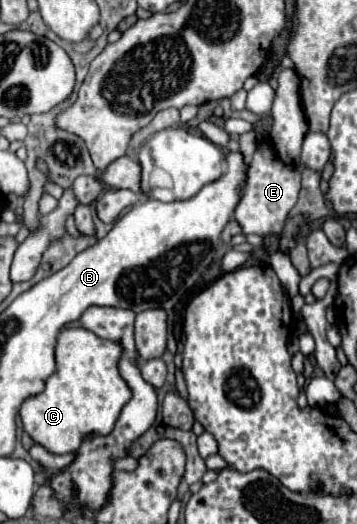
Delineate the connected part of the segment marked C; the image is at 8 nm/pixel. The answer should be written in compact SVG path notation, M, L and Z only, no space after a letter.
M64 328L56 344L56 372L40 394L28 396L20 406L20 418L30 438L52 454L76 452L84 436L108 434L118 420L132 390L118 372L120 342L102 340L86 328Z

